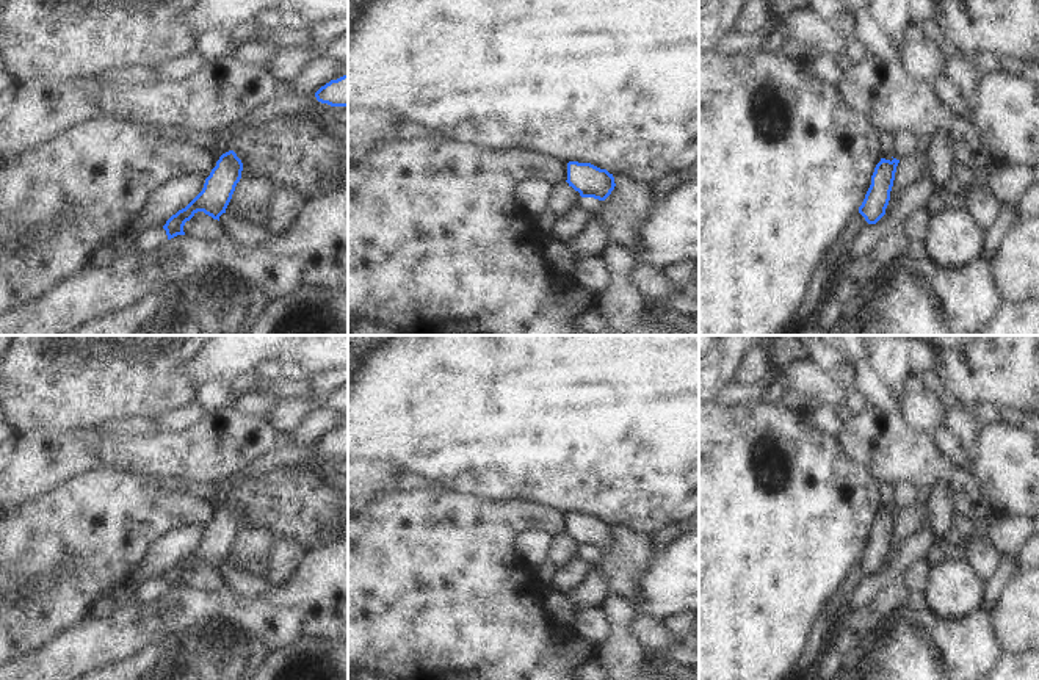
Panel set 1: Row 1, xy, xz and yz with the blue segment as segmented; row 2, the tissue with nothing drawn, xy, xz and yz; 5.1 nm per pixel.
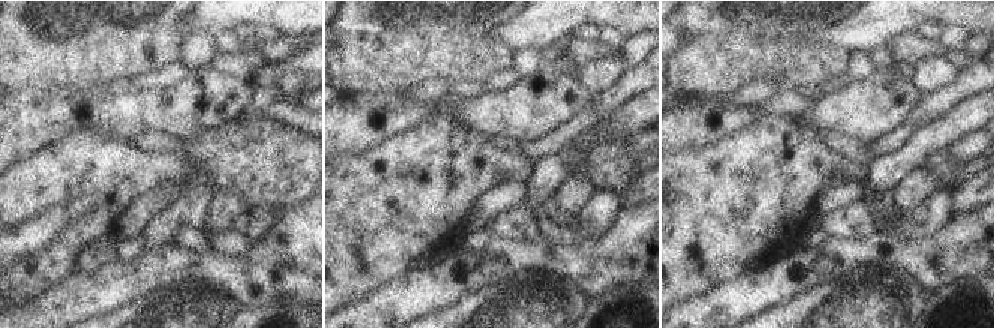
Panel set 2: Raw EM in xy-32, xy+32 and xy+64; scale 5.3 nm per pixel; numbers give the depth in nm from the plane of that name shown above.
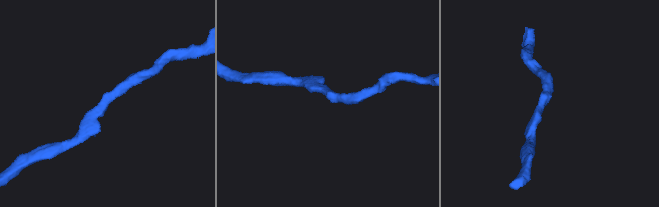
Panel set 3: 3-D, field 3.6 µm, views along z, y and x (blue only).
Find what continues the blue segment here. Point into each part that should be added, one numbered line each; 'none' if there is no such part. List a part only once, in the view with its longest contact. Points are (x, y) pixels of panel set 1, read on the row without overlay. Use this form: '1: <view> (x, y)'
none.

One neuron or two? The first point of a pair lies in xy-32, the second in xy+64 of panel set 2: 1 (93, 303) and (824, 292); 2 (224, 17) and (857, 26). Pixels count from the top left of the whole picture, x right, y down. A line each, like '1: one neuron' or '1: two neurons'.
1: two neurons
2: one neuron

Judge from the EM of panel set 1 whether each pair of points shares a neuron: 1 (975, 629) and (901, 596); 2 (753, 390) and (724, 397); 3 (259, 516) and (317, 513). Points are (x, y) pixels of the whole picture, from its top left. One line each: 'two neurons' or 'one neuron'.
1: two neurons
2: one neuron
3: one neuron

